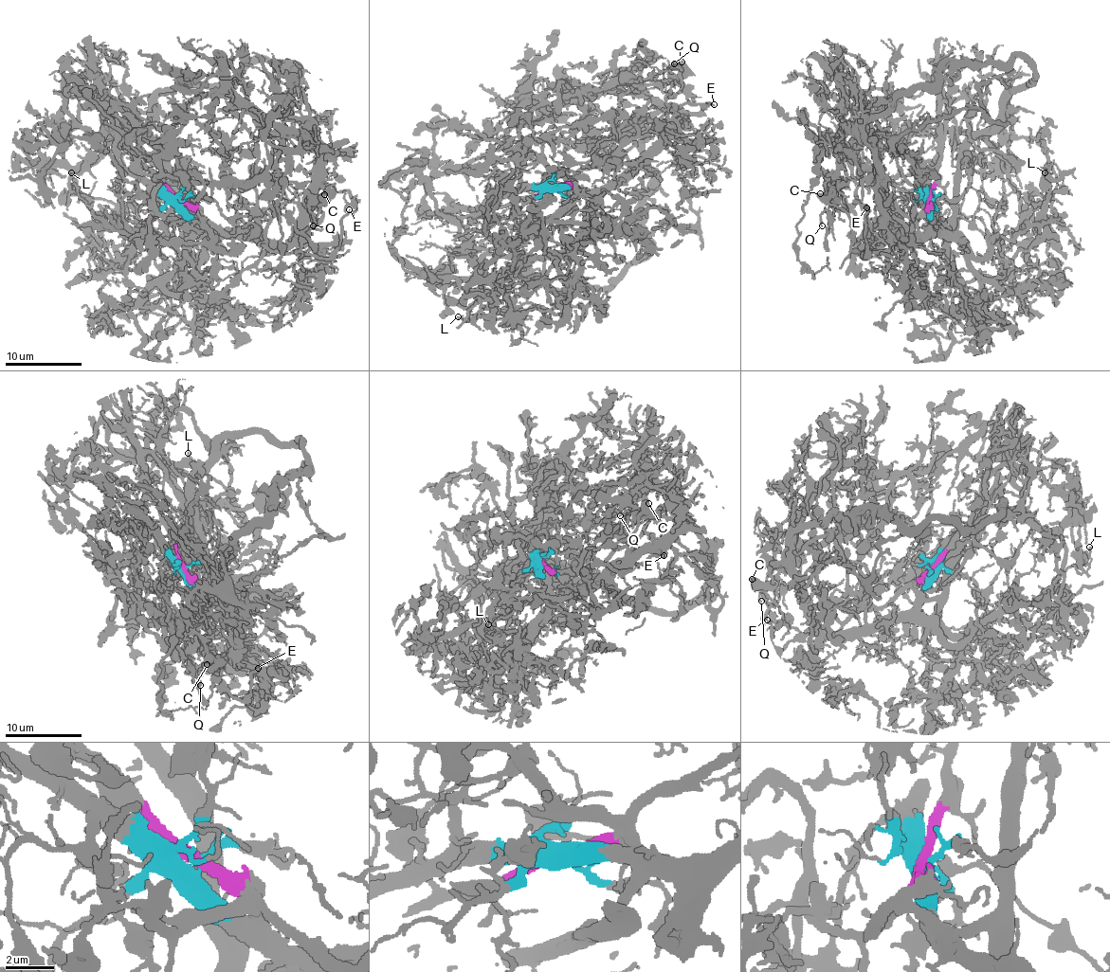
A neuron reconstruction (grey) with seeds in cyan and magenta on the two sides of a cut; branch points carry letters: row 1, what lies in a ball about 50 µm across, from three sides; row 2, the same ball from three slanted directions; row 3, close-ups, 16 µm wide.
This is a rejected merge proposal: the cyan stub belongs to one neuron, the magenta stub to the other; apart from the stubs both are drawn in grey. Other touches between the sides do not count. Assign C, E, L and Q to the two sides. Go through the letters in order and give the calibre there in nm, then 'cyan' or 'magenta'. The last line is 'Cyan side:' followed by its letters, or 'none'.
C: 600 nm thick; magenta
E: 170 nm thick; magenta
L: 110 nm thick; cyan
Q: 110 nm thick; cyan
Cyan side: L, Q

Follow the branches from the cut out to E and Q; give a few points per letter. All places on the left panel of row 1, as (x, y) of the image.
E: (178, 200), (228, 233), (245, 231), (272, 250), (314, 258), (329, 258), (336, 250), (340, 219), (350, 209)
Q: (178, 202), (152, 188), (137, 195), (150, 199), (161, 175), (154, 177), (271, 174), (301, 188), (313, 226)

